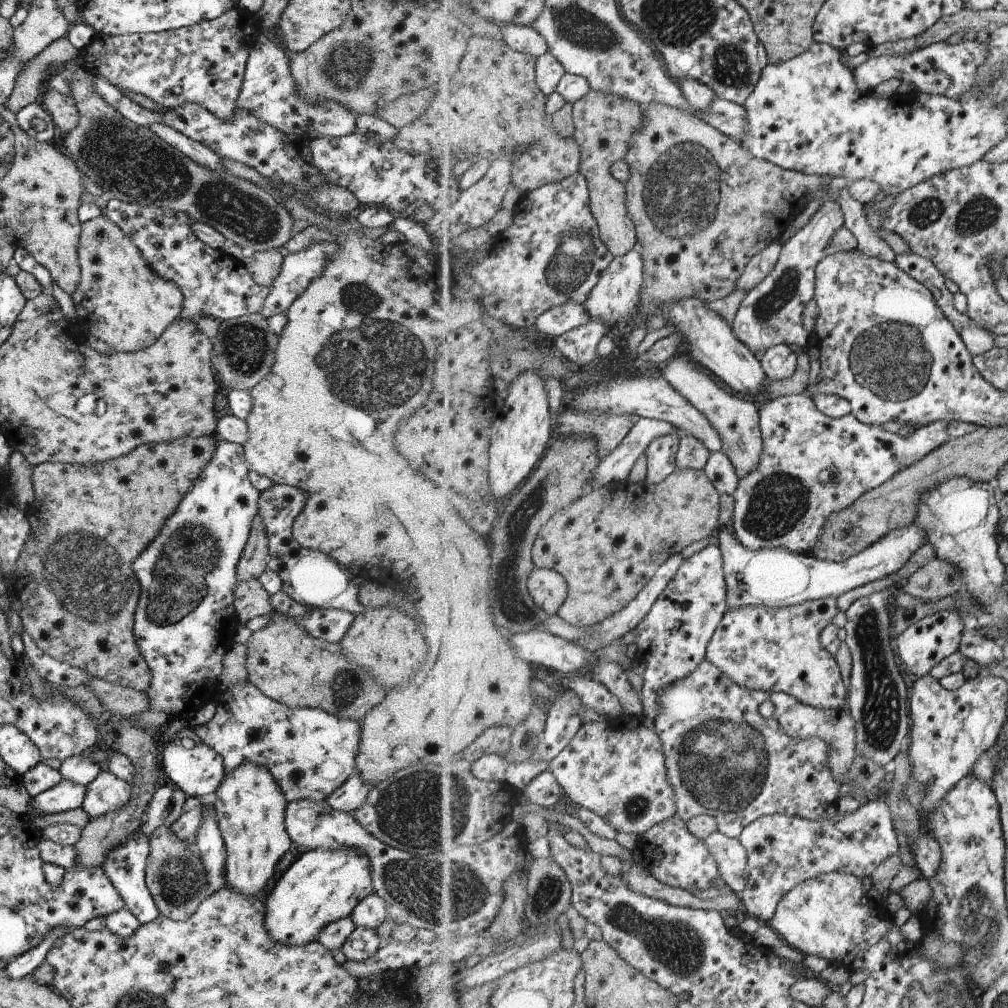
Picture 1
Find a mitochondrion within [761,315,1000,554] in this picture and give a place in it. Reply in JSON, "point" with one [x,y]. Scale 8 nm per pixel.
{"point":[894,362]}

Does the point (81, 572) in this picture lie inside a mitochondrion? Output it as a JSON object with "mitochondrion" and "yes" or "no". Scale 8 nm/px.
{"mitochondrion":"yes"}

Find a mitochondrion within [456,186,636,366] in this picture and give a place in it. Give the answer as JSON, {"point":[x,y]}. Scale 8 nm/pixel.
{"point":[566,271]}

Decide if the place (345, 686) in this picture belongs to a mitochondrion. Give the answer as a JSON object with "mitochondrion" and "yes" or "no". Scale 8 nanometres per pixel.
{"mitochondrion":"yes"}

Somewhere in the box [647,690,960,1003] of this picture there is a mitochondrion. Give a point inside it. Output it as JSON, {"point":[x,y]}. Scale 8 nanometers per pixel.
{"point":[722,763]}

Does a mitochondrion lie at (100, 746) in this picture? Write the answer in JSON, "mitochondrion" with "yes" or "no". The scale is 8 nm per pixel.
{"mitochondrion":"no"}

